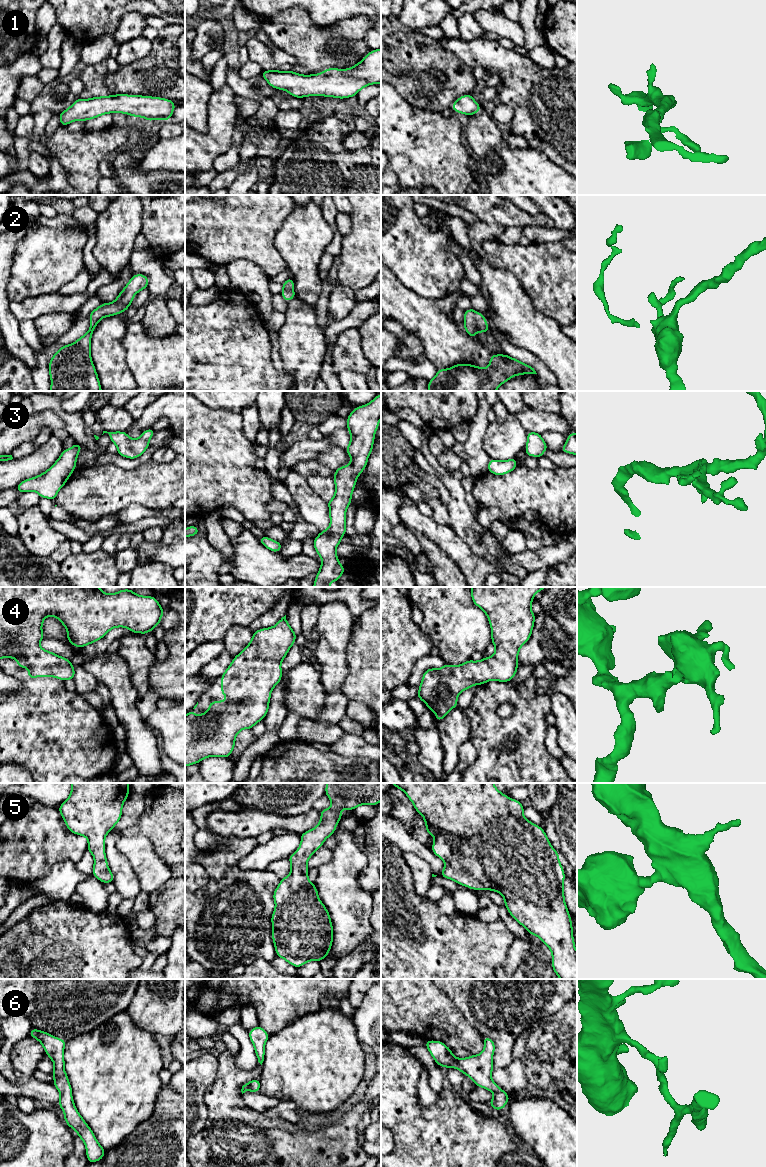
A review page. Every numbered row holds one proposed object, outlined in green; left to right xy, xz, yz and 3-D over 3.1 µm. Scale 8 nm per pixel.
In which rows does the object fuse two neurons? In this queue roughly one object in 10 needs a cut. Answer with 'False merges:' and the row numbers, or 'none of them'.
False merges: none of them

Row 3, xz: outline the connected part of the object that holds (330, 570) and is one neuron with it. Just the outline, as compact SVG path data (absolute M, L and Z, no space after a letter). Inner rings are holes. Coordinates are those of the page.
M381 394L366 405L357 406L347 417L347 429L350 432L350 444L345 447L351 462L335 469L335 495L327 501L330 526L313 540L315 551L322 564L316 575L313 587L330 587L332 581L338 582L345 572L339 562L336 548L346 535L346 510L351 504L356 480L366 468L373 450L375 433L381 419Z

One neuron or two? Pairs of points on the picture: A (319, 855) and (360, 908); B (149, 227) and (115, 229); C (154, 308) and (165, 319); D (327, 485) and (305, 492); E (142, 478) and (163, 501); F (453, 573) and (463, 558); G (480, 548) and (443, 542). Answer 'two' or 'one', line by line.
A: two
B: two
C: one
D: two
E: one
F: two
G: two

